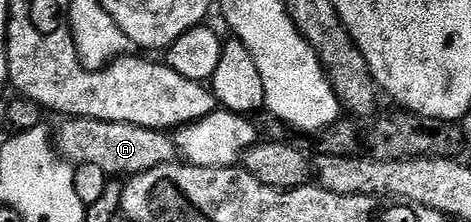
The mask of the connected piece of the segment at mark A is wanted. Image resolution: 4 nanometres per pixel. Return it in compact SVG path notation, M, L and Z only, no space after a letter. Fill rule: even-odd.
M71 117L60 123L60 127L54 131L54 145L61 158L76 165L97 165L110 177L138 175L163 163L173 162L178 153L175 140L167 132L146 129L144 126Z

